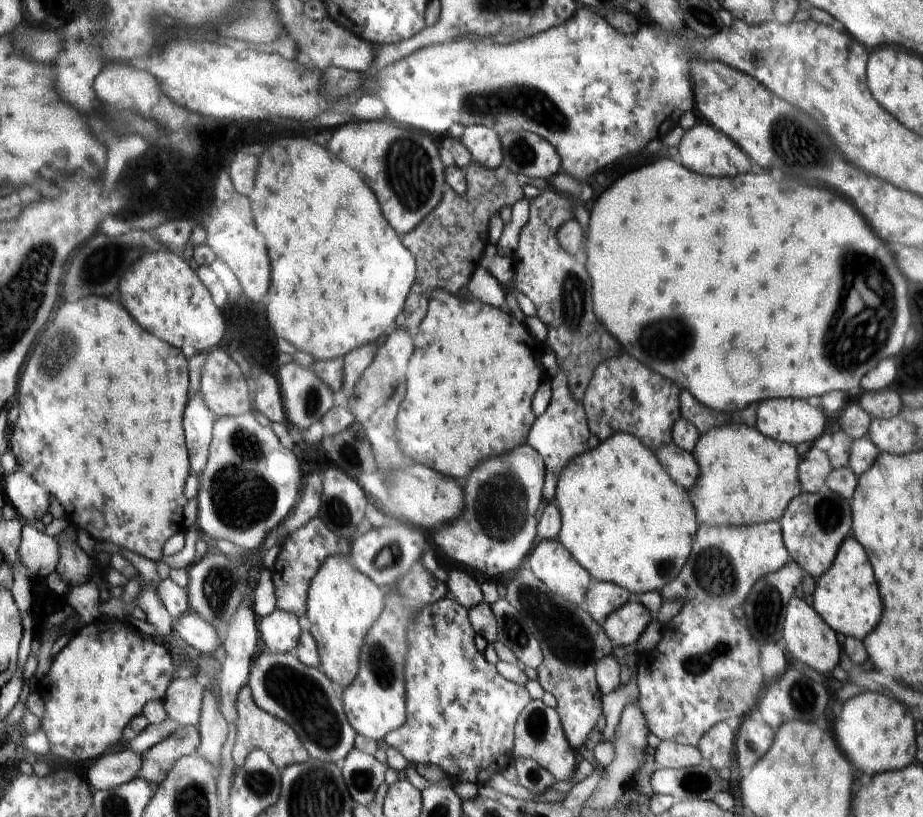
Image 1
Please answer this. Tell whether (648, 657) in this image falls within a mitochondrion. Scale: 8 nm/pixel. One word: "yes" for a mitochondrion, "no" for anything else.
no

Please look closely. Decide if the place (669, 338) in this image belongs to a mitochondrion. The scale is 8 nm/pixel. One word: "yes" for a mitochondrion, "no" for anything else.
yes

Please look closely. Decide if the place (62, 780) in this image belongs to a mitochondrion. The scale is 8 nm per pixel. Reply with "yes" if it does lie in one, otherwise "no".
no

